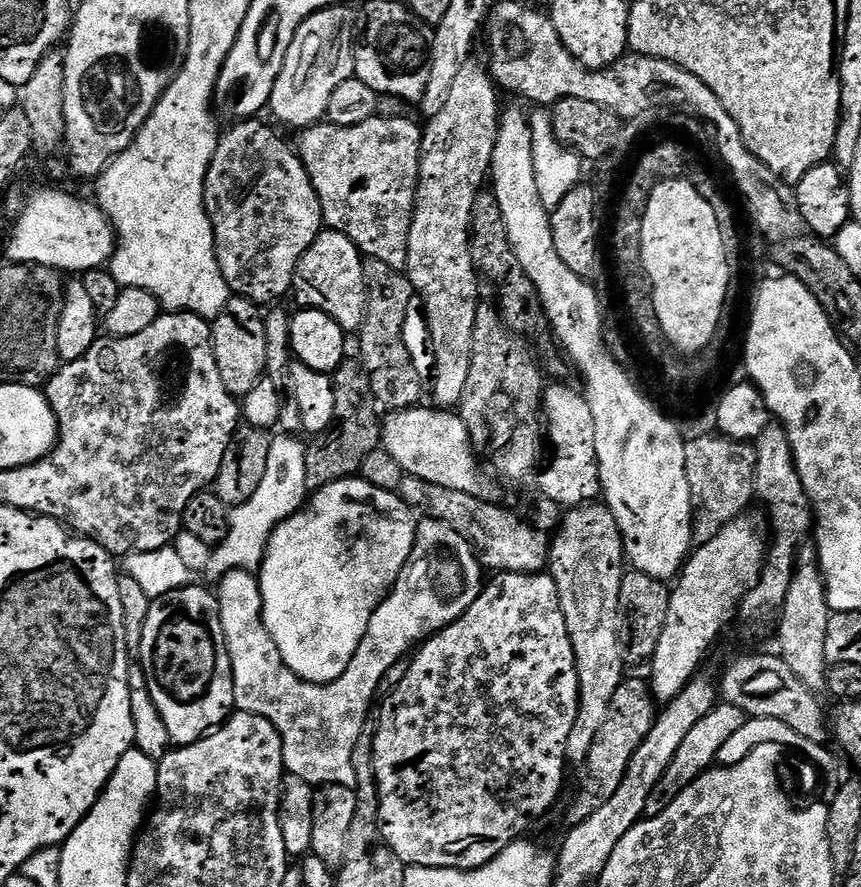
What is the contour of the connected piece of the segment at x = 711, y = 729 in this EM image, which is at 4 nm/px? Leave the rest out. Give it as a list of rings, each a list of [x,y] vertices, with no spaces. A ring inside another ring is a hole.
[[[720,702],[710,710],[710,714],[706,714],[706,718],[702,718],[702,722],[697,722],[694,730],[690,730],[690,734],[686,734],[682,746],[678,746],[678,754],[674,754],[666,774],[658,782],[658,786],[654,786],[654,790],[650,793],[644,811],[645,817],[662,814],[662,810],[666,810],[666,806],[670,806],[670,802],[674,802],[674,798],[678,798],[678,794],[682,794],[682,790],[686,790],[686,786],[693,784],[700,775],[713,767],[717,763],[716,755],[718,750],[722,750],[722,745],[734,733],[742,730],[745,719],[744,712],[738,710],[738,706],[730,706]]]

